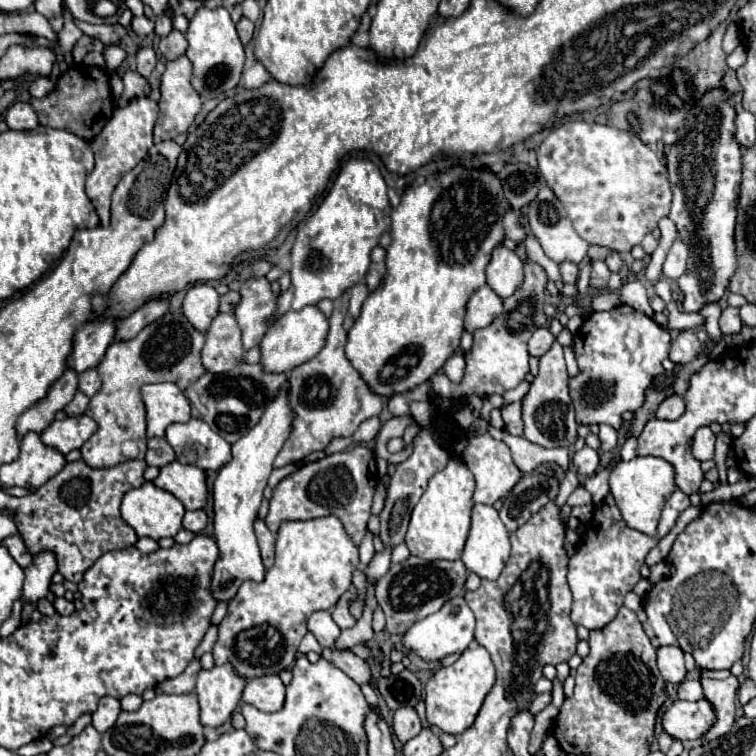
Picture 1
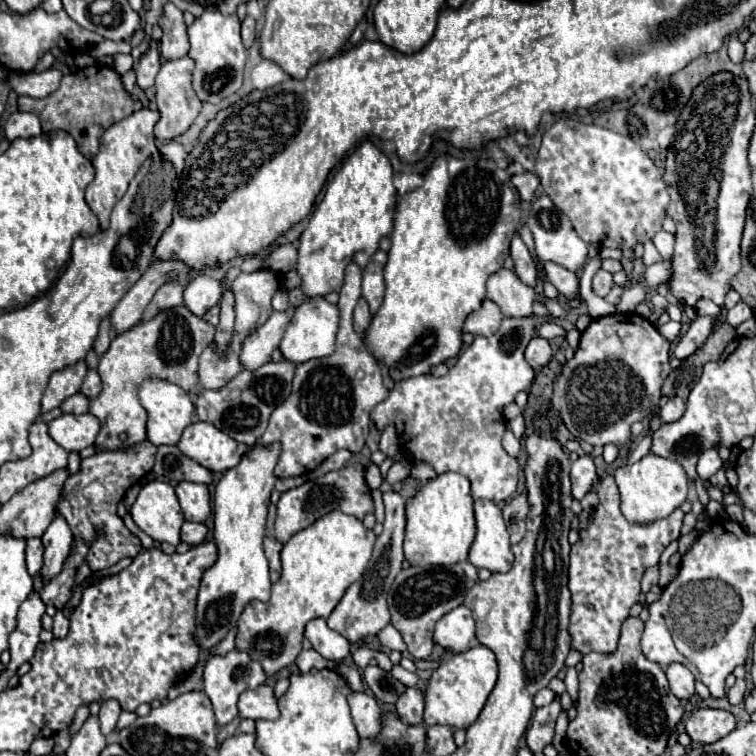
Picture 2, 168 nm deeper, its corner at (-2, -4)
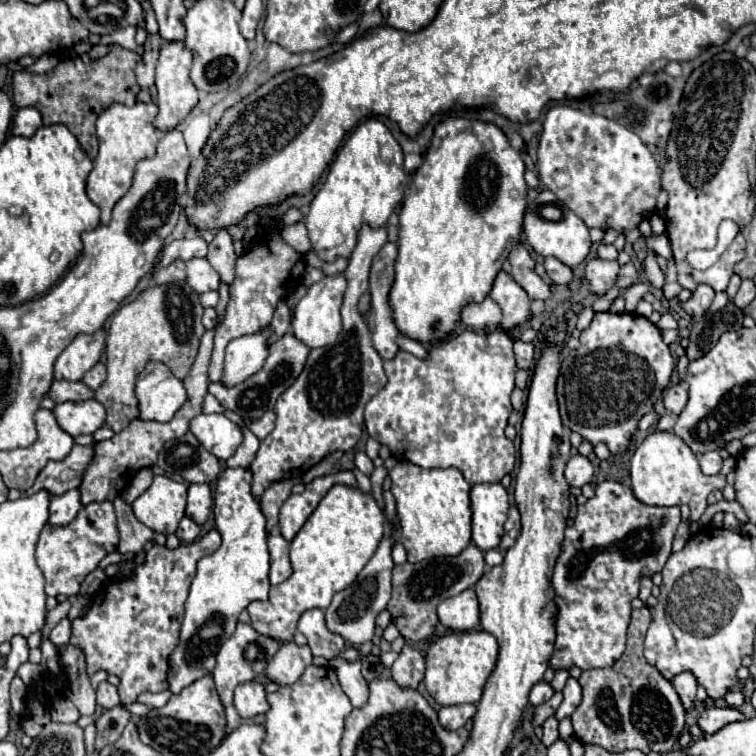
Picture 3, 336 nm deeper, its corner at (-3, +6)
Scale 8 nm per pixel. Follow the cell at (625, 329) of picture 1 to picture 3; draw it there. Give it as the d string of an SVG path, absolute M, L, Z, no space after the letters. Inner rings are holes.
M596 313L580 335L580 347L568 351L558 375L558 405L562 423L592 445L606 443L612 453L622 453L644 413L660 399L676 361L662 341L660 329L638 313Z

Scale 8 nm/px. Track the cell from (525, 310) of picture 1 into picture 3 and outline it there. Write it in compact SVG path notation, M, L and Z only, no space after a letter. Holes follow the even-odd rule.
M496 329L492 333L464 331L458 337L454 335L432 347L428 361L422 361L412 353L398 351L394 359L384 363L388 377L386 387L366 405L364 419L368 435L388 445L392 455L400 461L410 461L420 467L458 467L470 485L500 483L504 475L512 473L516 463L516 447L504 435L512 413L510 393L518 371L512 345L512 331Z

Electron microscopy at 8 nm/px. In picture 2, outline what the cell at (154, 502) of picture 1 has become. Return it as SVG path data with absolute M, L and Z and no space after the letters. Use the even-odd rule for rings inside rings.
M151 481L141 487L135 503L131 505L135 525L153 541L179 545L179 531L183 525L183 511L175 489L163 481Z

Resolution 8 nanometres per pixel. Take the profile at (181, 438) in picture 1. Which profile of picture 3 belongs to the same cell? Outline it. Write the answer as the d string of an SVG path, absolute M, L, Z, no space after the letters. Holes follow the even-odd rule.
M222 413L214 415L198 415L190 421L190 431L200 441L200 445L214 453L218 459L228 459L236 453L242 443L242 431L236 423L226 419Z

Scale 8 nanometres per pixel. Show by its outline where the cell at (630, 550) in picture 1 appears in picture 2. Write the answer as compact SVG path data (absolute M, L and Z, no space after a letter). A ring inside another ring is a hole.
M607 475L601 483L599 483L599 489L597 489L597 495L599 495L599 505L595 507L595 511L591 513L591 517L589 517L589 525L579 533L579 541L577 543L573 543L571 545L571 563L569 563L569 583L567 583L567 587L569 587L569 591L571 591L571 617L569 617L569 635L571 635L571 649L575 649L575 651L579 651L581 655L587 655L587 653L591 653L591 651L595 651L595 653L603 653L603 655L609 655L609 653L615 653L615 649L617 649L617 641L619 641L619 631L621 631L621 623L629 617L629 609L639 601L639 595L641 595L641 577L643 577L643 573L645 573L645 569L649 569L649 567L655 567L657 563L659 563L659 557L661 557L661 553L663 553L663 549L671 543L671 541L675 541L677 537L679 537L679 529L681 529L681 523L683 523L683 511L681 509L677 509L677 511L673 511L669 517L665 517L665 519L657 519L657 521L651 521L651 523L631 523L631 521L627 521L625 517L623 517L623 513L621 513L621 509L619 509L619 489L617 489L617 483L615 483L615 479L611 477L611 475Z

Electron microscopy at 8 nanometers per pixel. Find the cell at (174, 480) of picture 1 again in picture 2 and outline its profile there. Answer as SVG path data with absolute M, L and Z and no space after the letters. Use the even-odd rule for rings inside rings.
M179 483L175 489L187 521L205 521L211 513L211 495L207 485Z

